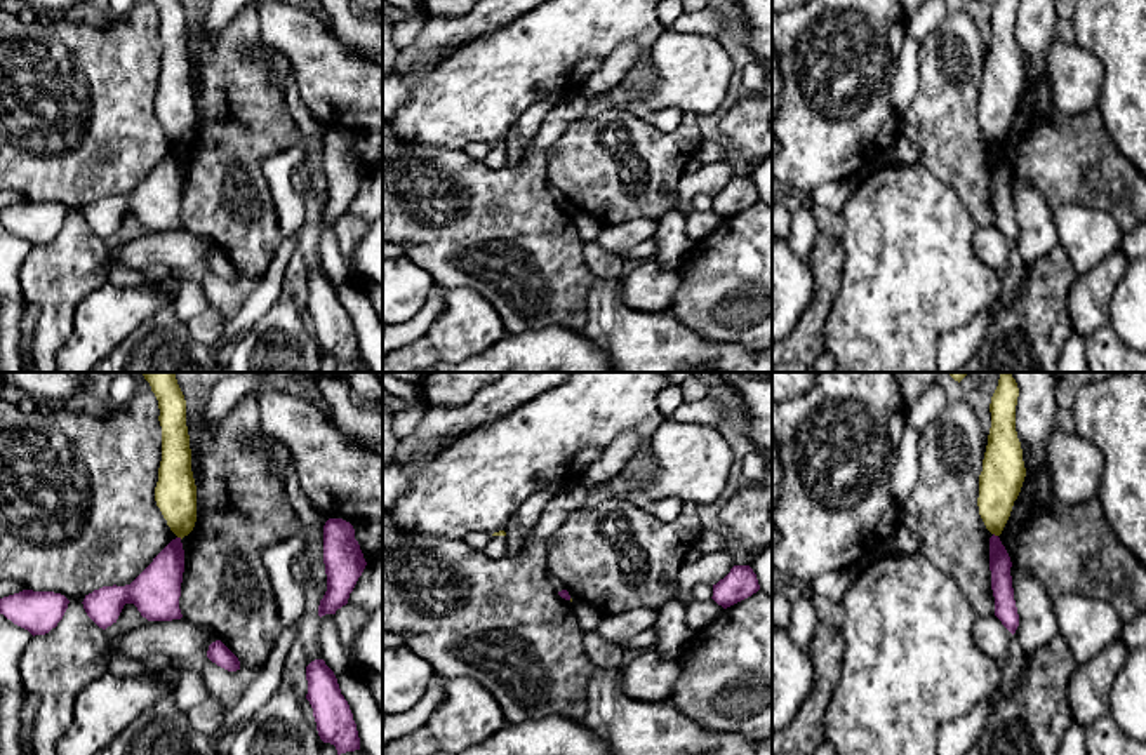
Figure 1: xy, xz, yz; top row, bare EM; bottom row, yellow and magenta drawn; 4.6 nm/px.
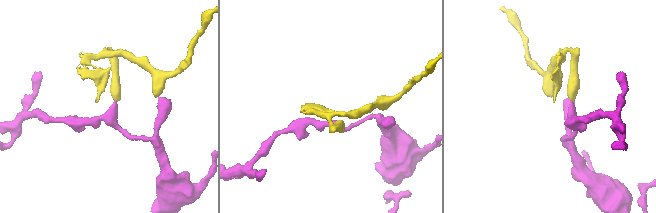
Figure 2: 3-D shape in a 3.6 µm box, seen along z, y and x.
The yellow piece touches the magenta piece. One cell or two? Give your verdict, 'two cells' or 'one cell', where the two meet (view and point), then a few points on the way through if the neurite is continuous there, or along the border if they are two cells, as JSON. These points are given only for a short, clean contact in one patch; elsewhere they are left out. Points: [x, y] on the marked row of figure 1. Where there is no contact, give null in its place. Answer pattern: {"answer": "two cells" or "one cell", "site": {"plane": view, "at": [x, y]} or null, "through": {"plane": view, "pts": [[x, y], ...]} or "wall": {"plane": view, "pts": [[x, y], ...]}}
{"answer": "two cells", "site": {"plane": "yz", "at": [995, 534]}, "wall": {"plane": "yz", "pts": [[993, 533], [997, 536]]}}

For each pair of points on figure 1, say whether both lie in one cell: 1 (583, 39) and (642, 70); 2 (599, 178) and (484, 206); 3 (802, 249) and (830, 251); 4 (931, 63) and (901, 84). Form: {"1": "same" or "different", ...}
{"1": "same", "2": "different", "3": "different", "4": "different"}

